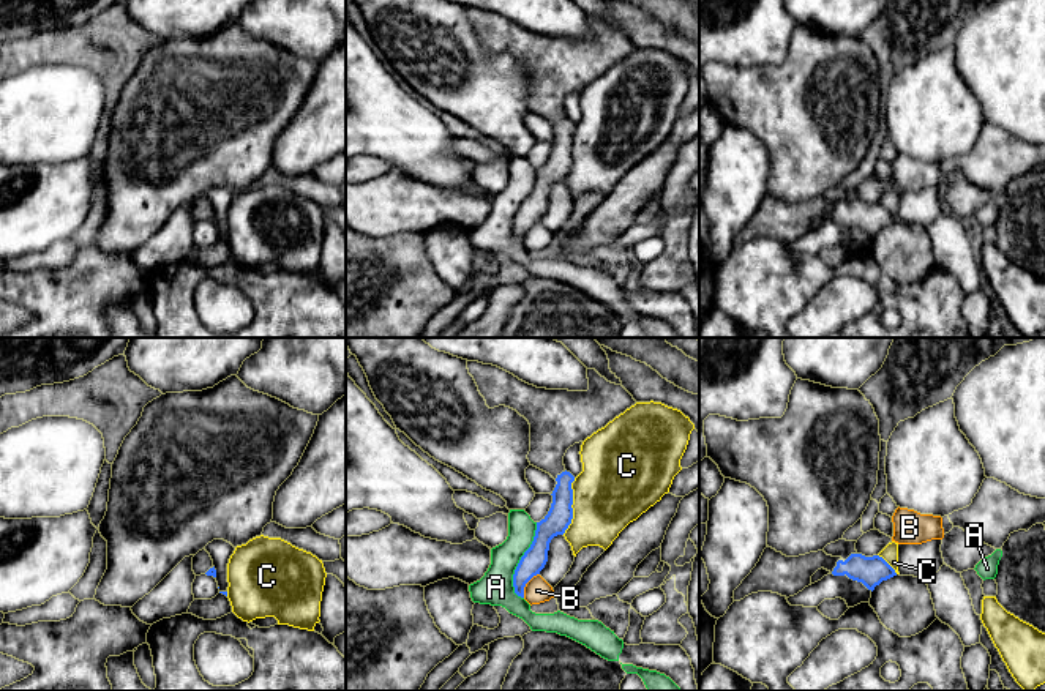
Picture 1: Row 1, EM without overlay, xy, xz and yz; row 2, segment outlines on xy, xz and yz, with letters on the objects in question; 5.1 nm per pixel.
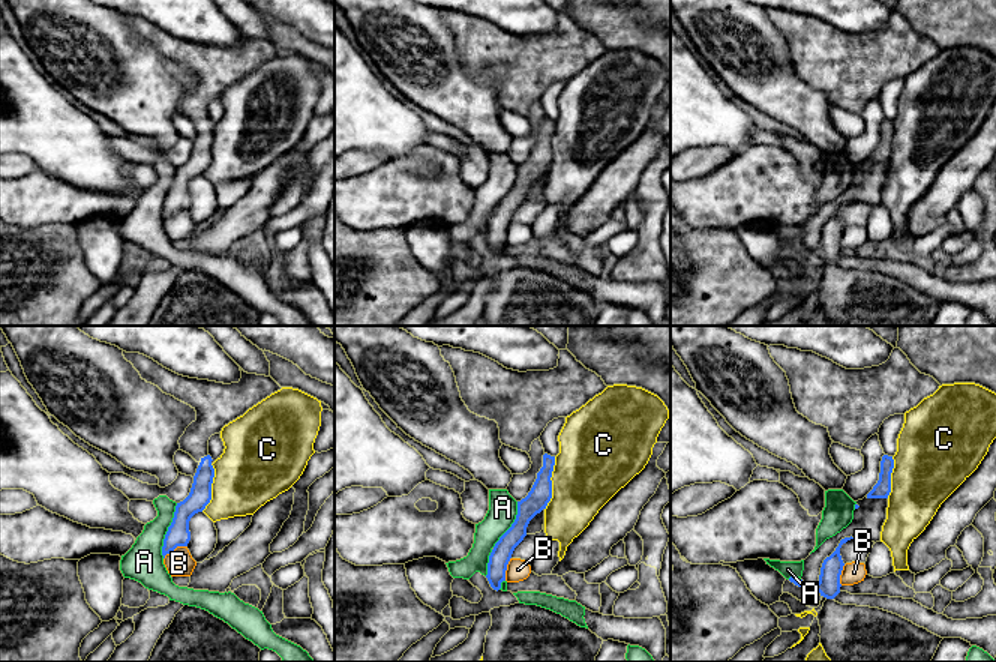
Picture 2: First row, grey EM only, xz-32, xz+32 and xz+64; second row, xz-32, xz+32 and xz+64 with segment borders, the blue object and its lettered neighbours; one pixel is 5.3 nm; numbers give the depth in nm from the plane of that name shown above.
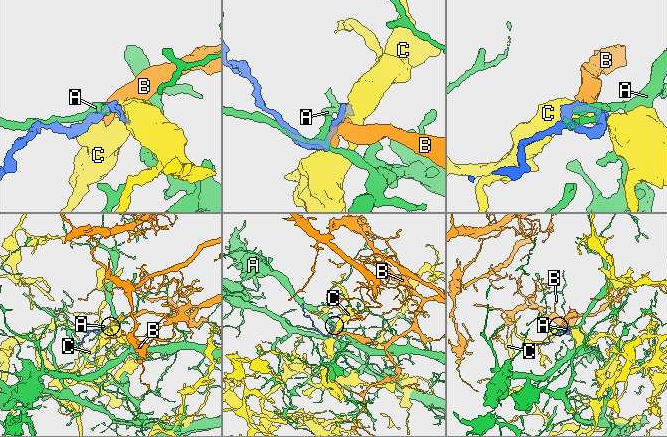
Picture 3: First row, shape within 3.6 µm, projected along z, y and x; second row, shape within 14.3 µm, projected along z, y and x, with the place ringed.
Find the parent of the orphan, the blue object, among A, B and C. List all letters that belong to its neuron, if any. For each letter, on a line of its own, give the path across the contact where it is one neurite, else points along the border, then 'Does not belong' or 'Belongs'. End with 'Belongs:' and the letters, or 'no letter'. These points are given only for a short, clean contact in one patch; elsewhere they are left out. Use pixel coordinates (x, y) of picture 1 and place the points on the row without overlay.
A: Does not belong
B: Boundary: xz (539, 220), (526, 231), (523, 243). Does not belong
C: Does not belong
Belongs: no letter

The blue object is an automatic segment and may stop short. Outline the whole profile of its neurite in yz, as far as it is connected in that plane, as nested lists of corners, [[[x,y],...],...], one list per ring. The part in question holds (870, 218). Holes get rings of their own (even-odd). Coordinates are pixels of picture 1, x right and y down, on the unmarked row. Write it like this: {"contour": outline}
{"contour": [[[767,192],[751,219],[734,237],[732,245],[740,248],[758,238],[772,238],[786,245],[794,243],[811,230],[811,222],[821,215],[833,222],[846,221],[871,238],[882,227],[897,222],[895,216],[879,202],[851,200],[843,207],[818,197],[799,204],[786,204]]]}

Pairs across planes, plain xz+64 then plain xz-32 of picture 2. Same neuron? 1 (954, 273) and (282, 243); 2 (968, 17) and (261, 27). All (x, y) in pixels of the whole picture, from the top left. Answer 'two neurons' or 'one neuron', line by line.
1: two neurons
2: two neurons

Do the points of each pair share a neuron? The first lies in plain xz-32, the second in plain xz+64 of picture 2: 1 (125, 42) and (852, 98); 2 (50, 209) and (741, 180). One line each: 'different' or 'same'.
1: different
2: same

